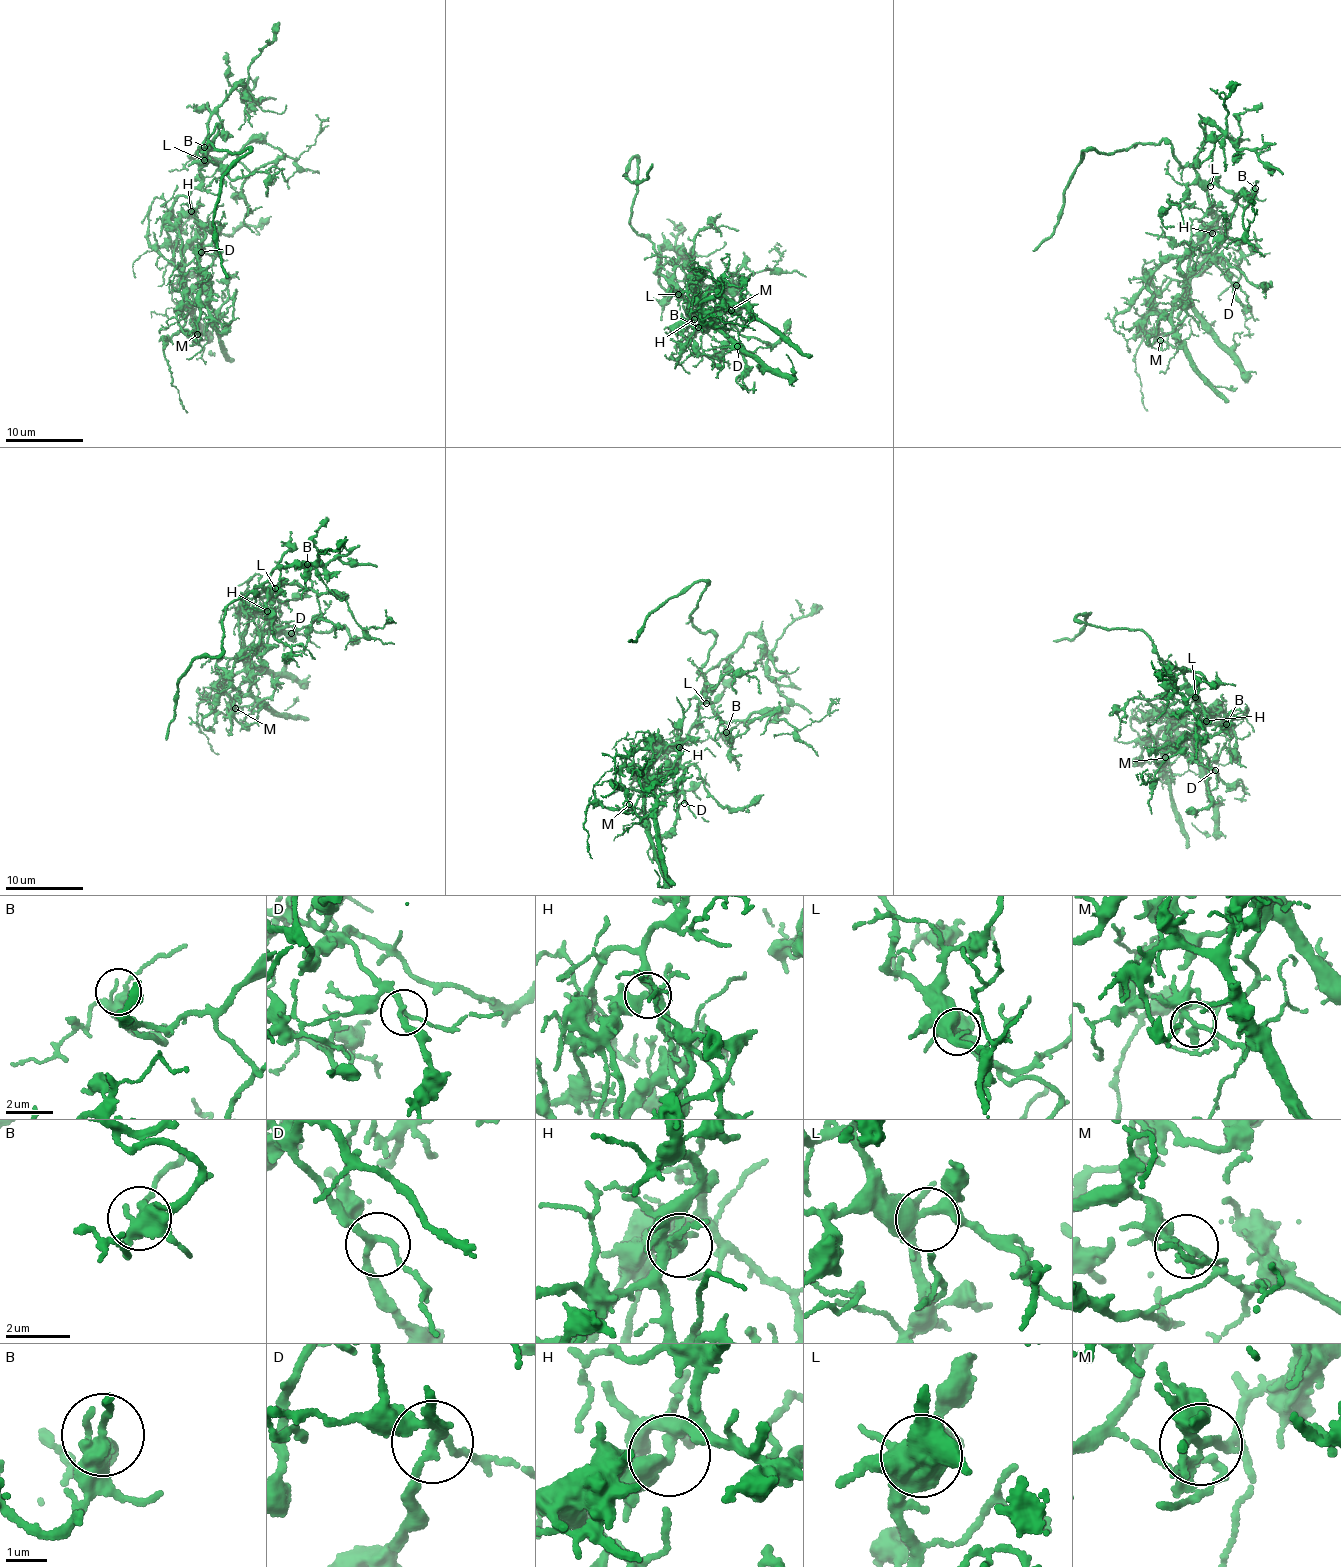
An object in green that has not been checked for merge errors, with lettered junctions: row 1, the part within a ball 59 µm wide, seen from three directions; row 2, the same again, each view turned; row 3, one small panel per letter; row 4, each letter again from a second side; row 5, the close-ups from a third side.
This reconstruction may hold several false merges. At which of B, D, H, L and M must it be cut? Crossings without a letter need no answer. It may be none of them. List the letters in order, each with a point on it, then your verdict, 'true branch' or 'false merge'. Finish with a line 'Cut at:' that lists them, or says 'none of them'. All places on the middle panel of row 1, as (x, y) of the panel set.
B: place (698, 327); true branch
D: place (737, 346); true branch
H: place (694, 319); false merge
L: place (678, 294); true branch
M: place (731, 310); false merge
Cut at: H, M

